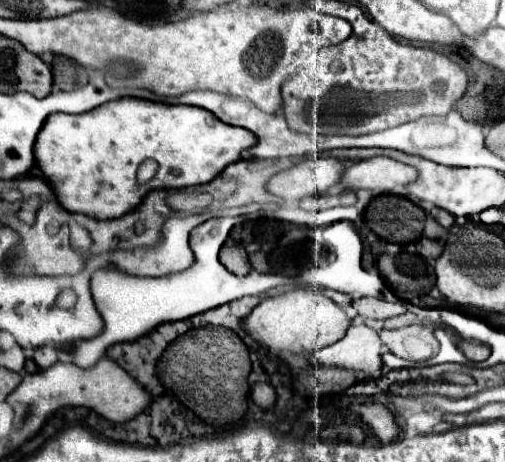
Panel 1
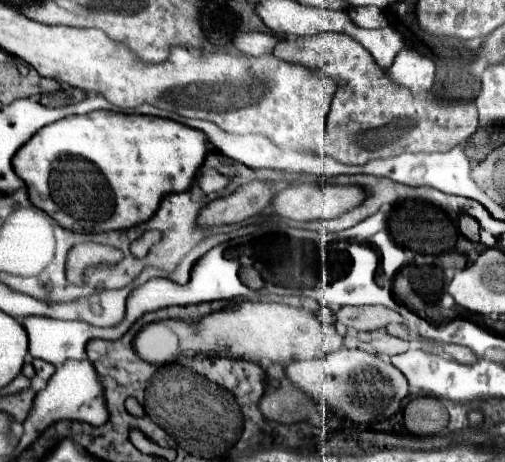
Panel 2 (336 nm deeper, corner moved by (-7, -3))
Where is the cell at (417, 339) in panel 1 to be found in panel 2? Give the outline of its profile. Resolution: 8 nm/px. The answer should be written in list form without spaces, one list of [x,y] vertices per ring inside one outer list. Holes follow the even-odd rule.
[[[384,329],[372,331],[370,333],[370,341],[368,341],[368,349],[372,349],[374,353],[382,355],[382,357],[392,357],[396,353],[404,353],[410,349],[410,343],[398,337],[388,335]]]

